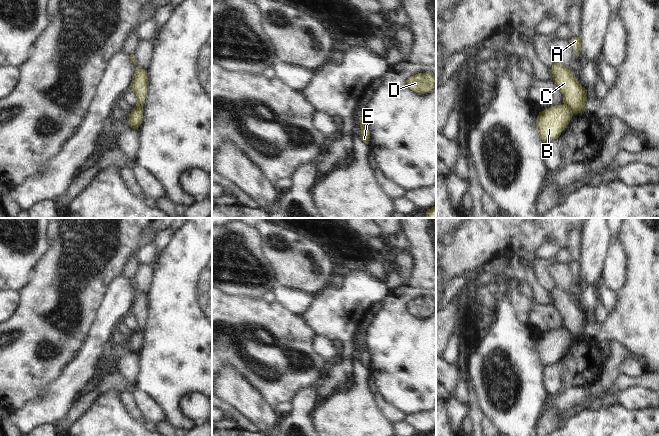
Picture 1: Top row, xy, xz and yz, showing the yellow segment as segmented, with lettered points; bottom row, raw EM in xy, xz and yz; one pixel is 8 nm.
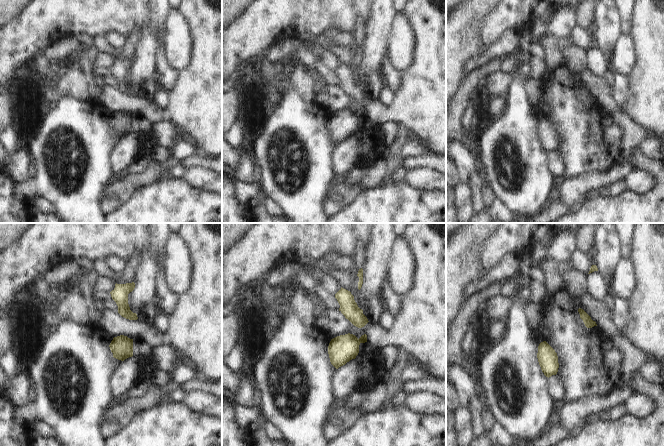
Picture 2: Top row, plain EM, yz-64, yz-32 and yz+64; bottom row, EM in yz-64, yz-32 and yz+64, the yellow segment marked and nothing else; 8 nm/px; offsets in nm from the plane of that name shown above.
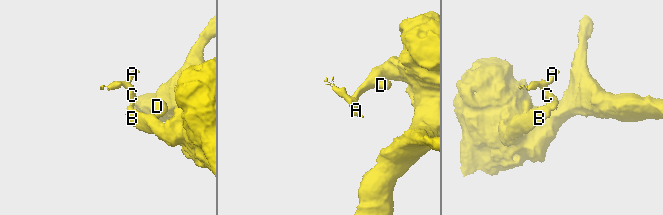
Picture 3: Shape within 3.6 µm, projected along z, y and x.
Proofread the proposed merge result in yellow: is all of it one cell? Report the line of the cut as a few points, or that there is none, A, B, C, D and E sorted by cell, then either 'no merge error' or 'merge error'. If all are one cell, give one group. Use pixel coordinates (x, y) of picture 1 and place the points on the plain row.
cut in yz along (564, 327), (573, 336); A C E / B D; merge error

